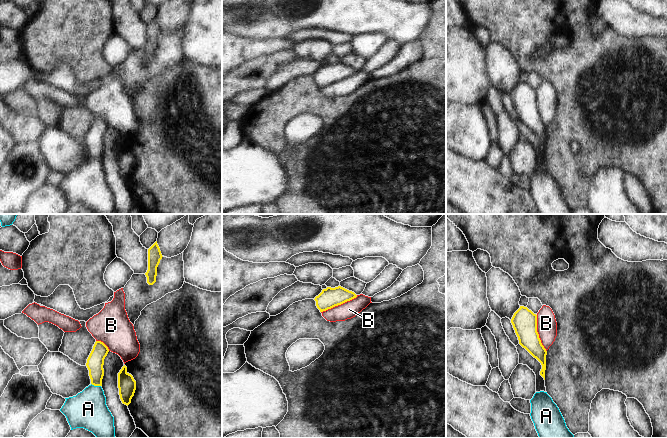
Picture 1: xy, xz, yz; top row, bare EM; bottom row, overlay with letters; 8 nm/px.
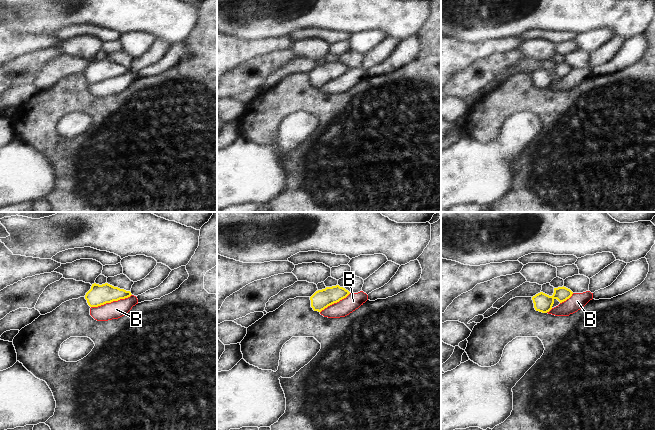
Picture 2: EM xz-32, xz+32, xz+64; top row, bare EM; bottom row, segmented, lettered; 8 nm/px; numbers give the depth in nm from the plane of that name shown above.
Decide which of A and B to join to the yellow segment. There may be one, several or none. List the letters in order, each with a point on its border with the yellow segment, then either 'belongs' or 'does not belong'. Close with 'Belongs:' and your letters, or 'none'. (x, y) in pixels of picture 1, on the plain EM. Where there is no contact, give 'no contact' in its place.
A: meets yellow in xy at (96, 161); belongs
B: meets yellow in xz at (339, 80); does not belong
Belongs: A

